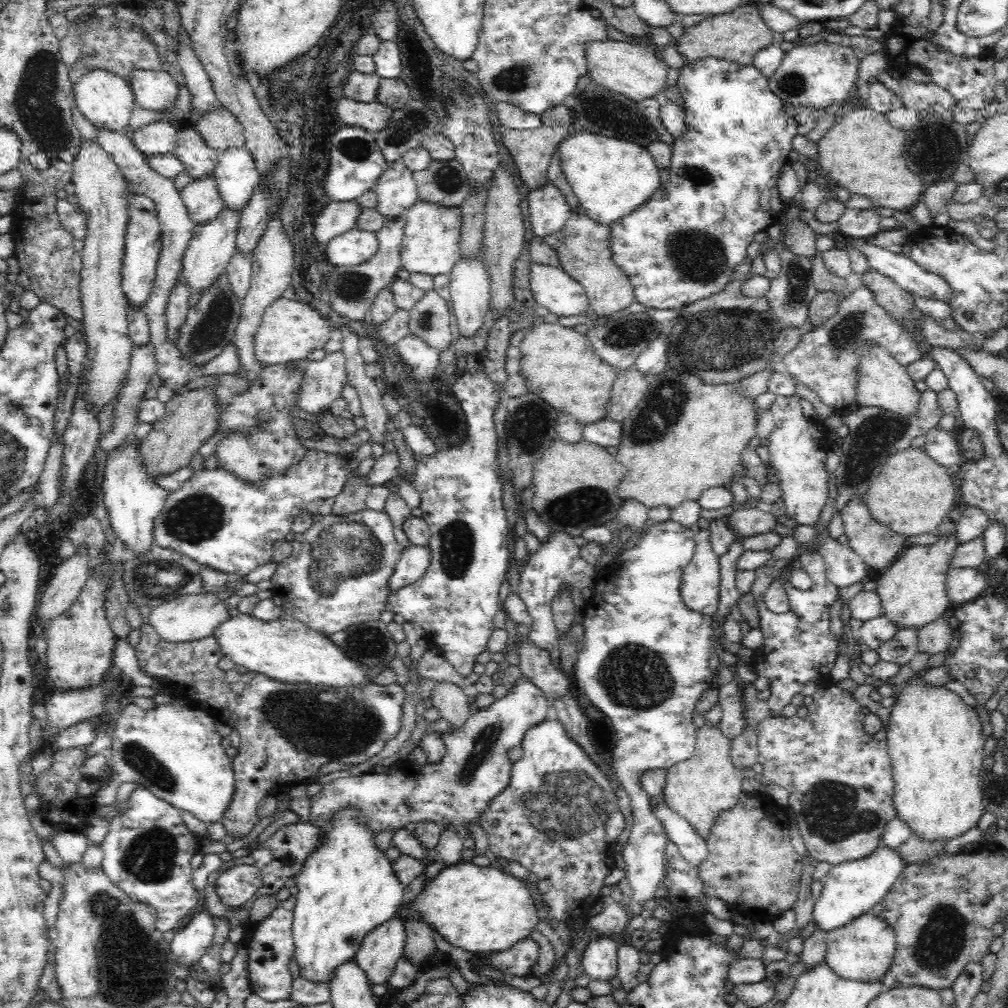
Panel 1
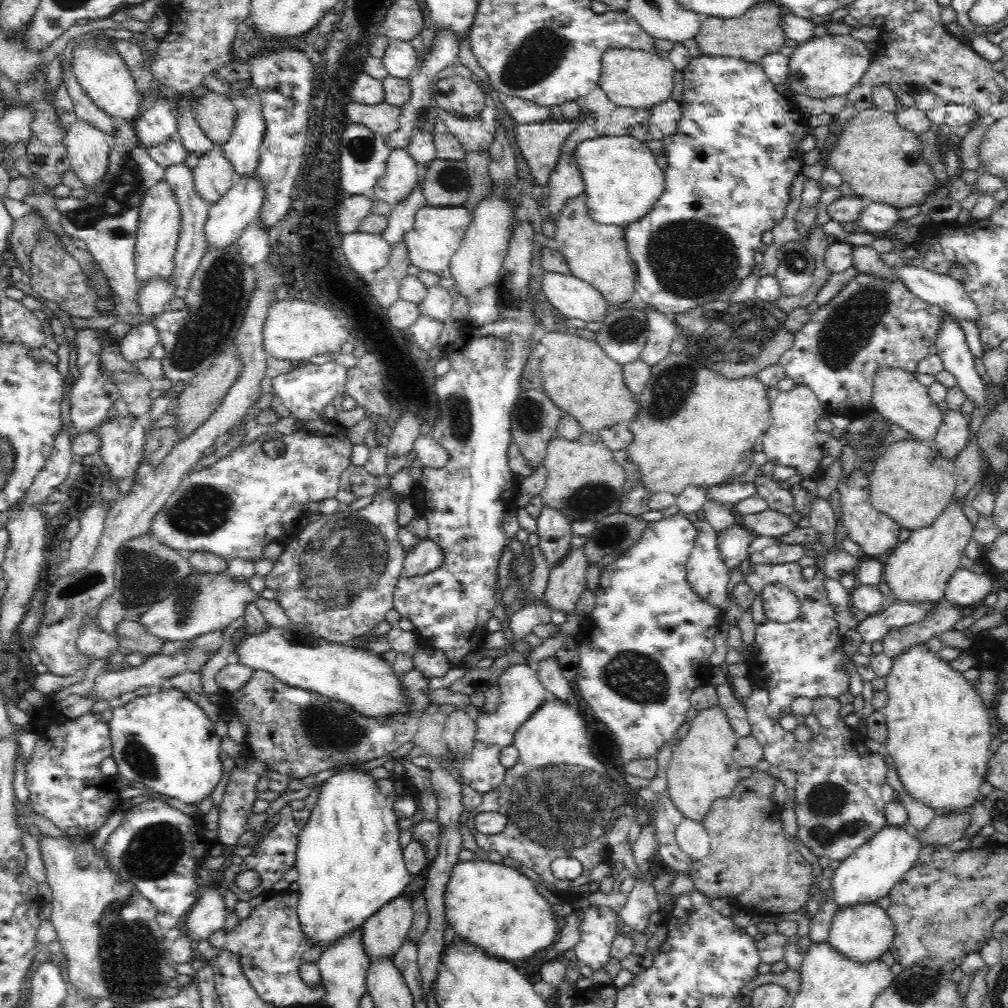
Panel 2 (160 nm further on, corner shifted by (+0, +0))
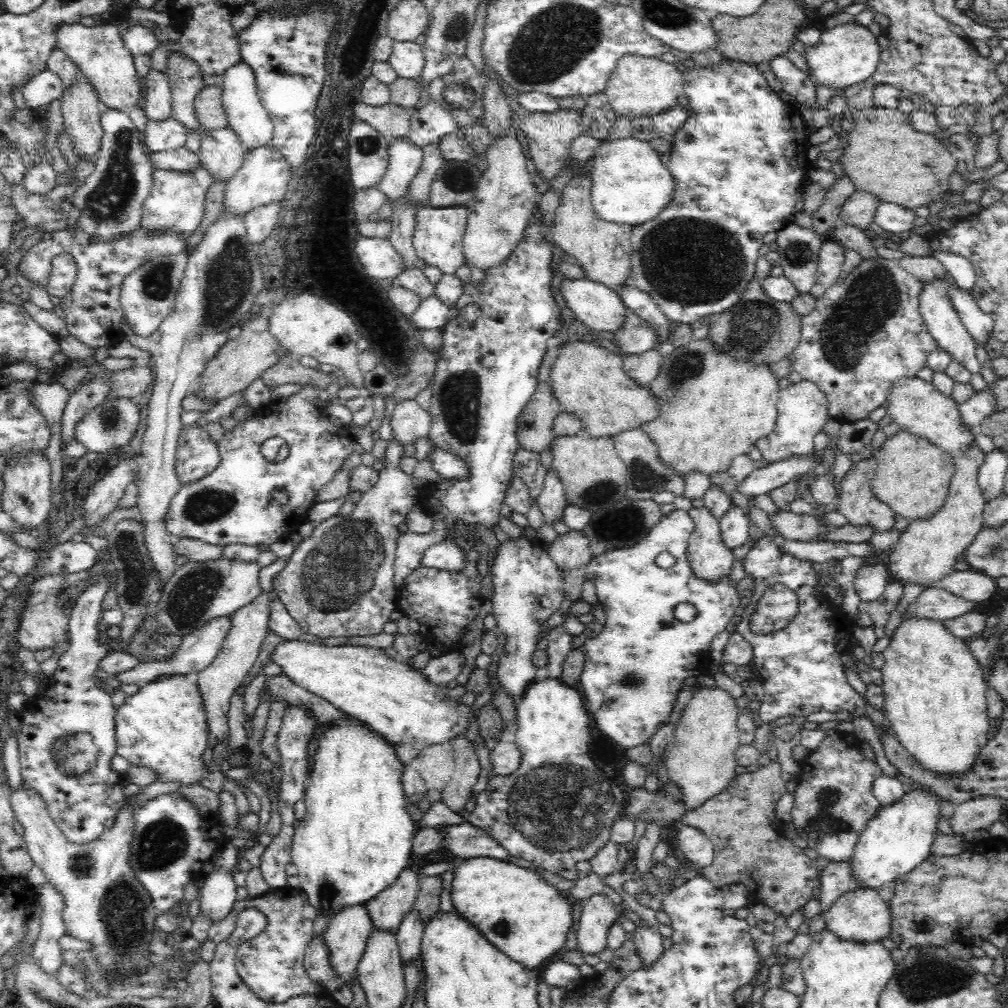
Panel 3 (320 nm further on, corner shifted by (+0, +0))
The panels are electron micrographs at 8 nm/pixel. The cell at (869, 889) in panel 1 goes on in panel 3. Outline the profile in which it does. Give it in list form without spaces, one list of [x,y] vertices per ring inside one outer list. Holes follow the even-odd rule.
[[[921,786],[904,791],[894,804],[879,807],[863,833],[859,834],[851,858],[852,874],[858,883],[856,889],[878,890],[899,876],[908,874],[929,857],[934,839],[940,834],[937,827],[941,817],[939,799]]]

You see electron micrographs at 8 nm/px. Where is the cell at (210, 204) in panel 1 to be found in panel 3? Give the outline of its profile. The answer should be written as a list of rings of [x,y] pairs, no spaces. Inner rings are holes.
[[[232,127],[207,132],[197,156],[215,182],[230,180],[244,163],[247,151]]]

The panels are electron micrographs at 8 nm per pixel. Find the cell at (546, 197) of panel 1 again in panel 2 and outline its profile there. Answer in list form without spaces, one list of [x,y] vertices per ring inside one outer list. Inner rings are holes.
[[[576,150],[562,153],[547,185],[548,204],[542,206],[543,218],[555,219],[570,199],[585,193],[585,183],[576,163]]]

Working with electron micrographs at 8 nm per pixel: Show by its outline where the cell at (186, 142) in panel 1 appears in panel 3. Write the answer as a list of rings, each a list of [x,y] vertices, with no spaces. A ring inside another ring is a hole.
[[[170,54],[166,58],[165,75],[170,77],[170,86],[172,93],[172,117],[176,118],[180,124],[186,127],[187,131],[196,130],[200,125],[194,110],[194,100],[196,94],[204,88],[204,74],[199,68],[197,62],[191,58],[185,58],[182,54]]]

